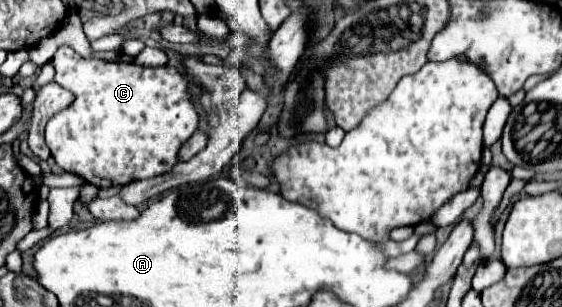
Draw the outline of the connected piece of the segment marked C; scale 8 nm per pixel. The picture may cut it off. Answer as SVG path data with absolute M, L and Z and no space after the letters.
M59 47L53 63L57 71L55 81L75 95L75 101L53 115L45 127L45 141L63 171L75 173L103 189L163 175L179 163L179 149L197 131L199 113L191 101L189 79L177 67L143 67L123 61L83 59L69 47Z

